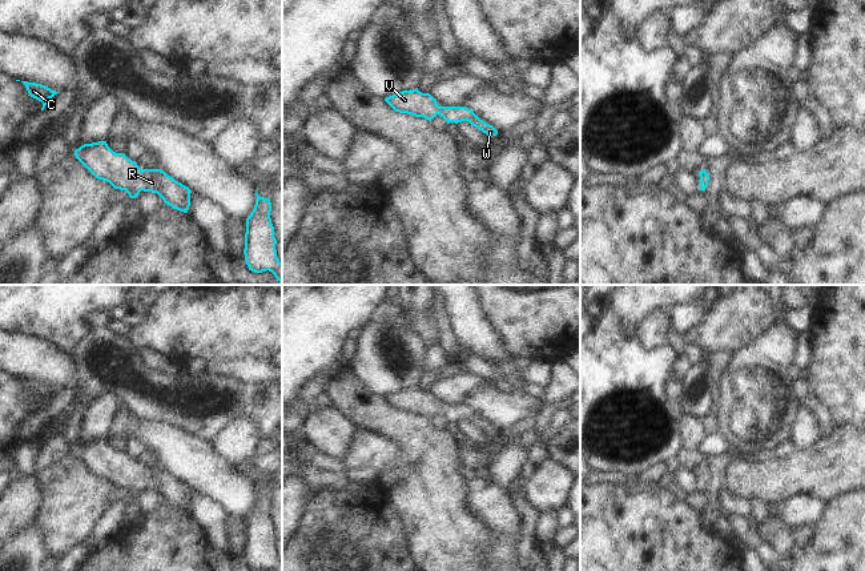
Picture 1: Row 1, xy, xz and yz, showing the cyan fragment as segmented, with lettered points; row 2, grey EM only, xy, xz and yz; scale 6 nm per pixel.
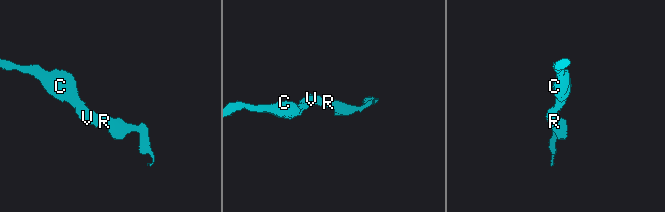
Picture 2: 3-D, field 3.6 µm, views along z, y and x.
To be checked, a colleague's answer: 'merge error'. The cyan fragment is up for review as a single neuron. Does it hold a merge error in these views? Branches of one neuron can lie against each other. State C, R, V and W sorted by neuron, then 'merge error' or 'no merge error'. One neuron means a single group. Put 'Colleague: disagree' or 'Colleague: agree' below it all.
C R V W | no merge error
Colleague: disagree

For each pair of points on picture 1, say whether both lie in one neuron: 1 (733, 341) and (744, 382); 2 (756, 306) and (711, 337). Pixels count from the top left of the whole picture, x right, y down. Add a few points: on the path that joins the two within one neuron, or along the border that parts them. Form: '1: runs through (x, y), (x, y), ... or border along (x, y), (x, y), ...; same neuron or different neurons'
1: border along (763, 333), (733, 353); different neurons
2: runs through (745, 313), (721, 329); same neuron

